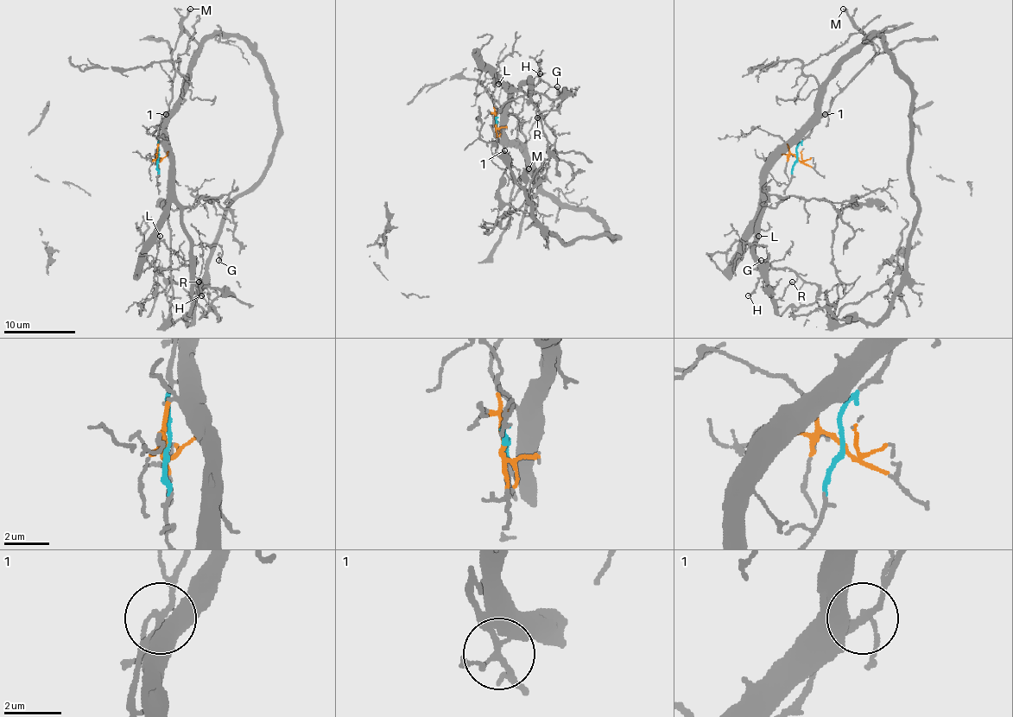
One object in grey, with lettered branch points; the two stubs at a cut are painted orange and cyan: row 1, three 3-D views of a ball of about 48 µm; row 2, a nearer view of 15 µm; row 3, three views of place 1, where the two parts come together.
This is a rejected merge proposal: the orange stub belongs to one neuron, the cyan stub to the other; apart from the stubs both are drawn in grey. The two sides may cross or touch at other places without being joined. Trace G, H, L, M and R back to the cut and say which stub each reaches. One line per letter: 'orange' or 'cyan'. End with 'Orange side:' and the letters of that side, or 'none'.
G: orange
H: orange
L: orange
M: cyan
R: orange
Orange side: G, H, L, R

